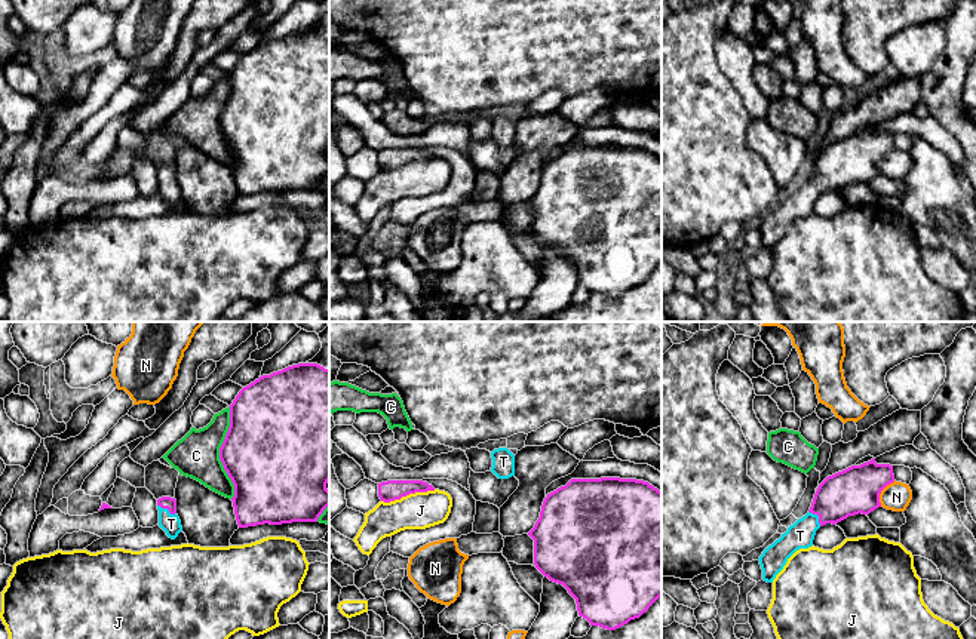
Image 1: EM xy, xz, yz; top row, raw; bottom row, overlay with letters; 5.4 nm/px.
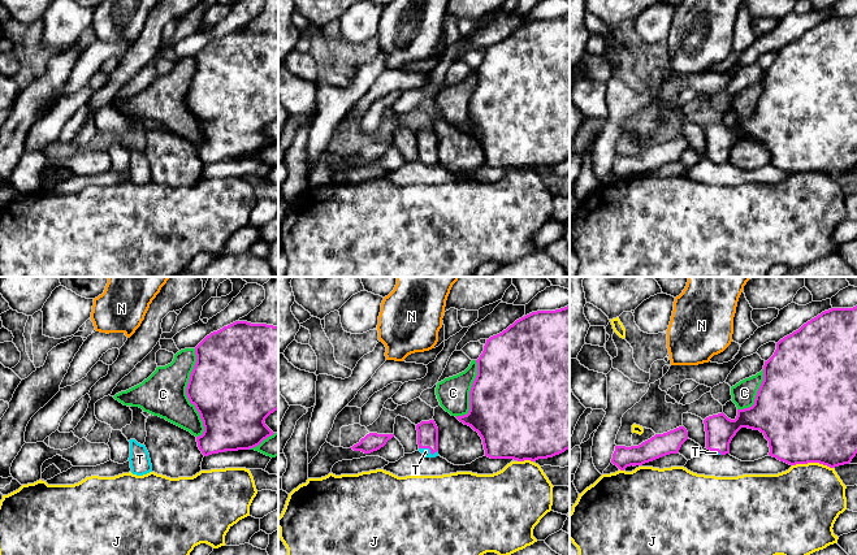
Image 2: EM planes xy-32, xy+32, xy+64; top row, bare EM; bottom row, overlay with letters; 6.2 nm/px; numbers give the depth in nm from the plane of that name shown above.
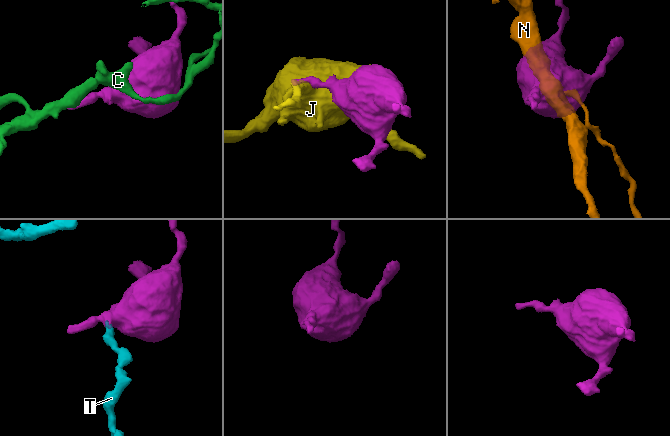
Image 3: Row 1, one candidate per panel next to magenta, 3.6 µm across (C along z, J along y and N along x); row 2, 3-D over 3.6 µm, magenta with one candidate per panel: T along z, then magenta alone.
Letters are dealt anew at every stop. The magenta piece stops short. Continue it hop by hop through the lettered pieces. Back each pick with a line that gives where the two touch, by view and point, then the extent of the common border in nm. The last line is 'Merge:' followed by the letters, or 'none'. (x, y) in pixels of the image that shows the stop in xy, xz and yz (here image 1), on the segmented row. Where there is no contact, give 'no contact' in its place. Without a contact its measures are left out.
T: xy (166, 507) | 120 nm
Merge: T

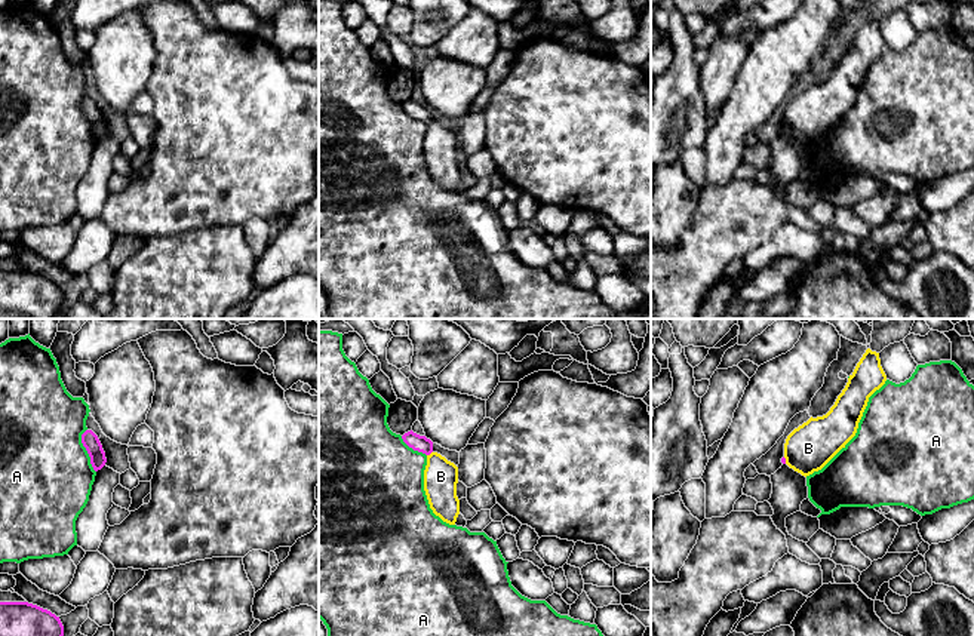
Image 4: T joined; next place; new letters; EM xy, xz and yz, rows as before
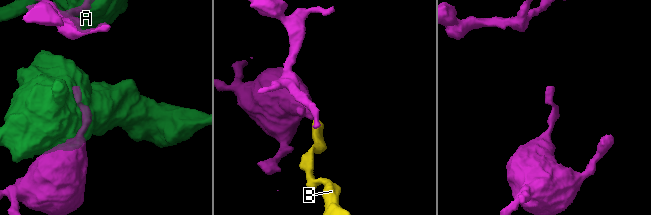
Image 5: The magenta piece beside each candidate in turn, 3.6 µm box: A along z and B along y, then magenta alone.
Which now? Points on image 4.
Merge: none

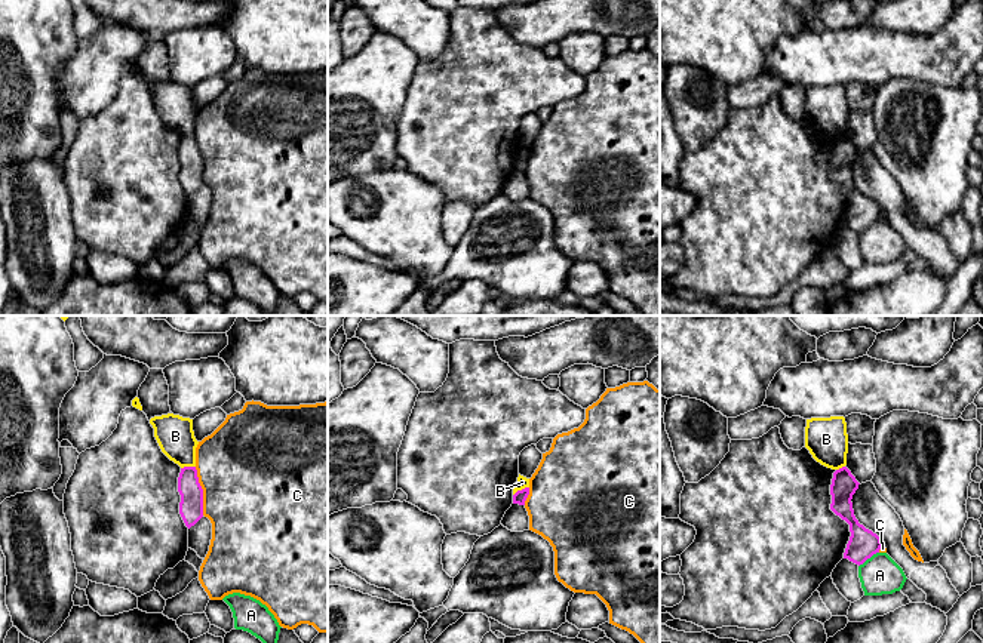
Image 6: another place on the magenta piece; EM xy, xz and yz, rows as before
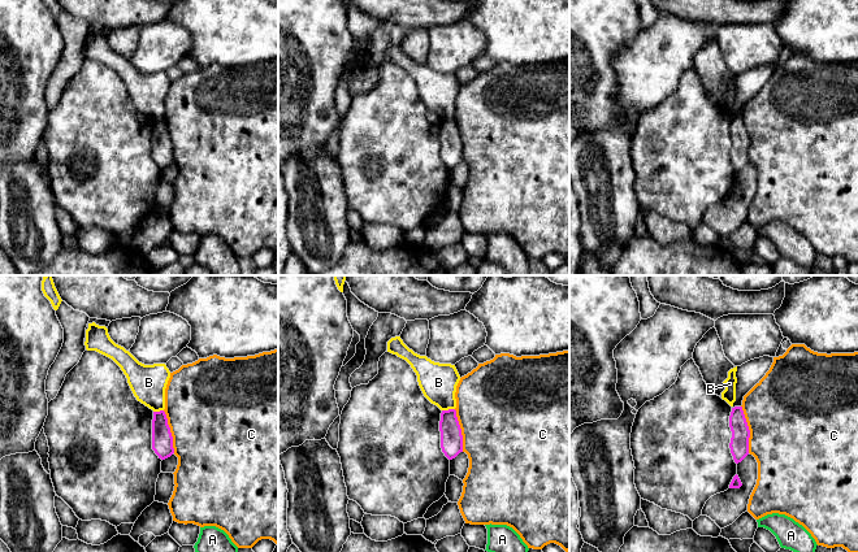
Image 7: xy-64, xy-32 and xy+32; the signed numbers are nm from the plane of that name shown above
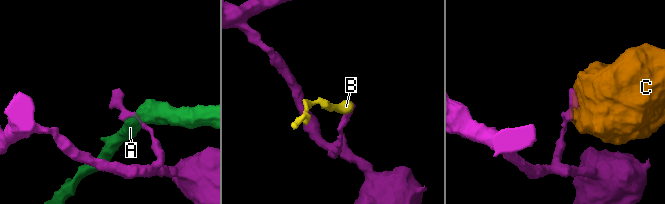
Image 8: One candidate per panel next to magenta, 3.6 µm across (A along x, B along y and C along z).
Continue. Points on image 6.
Merge: none

